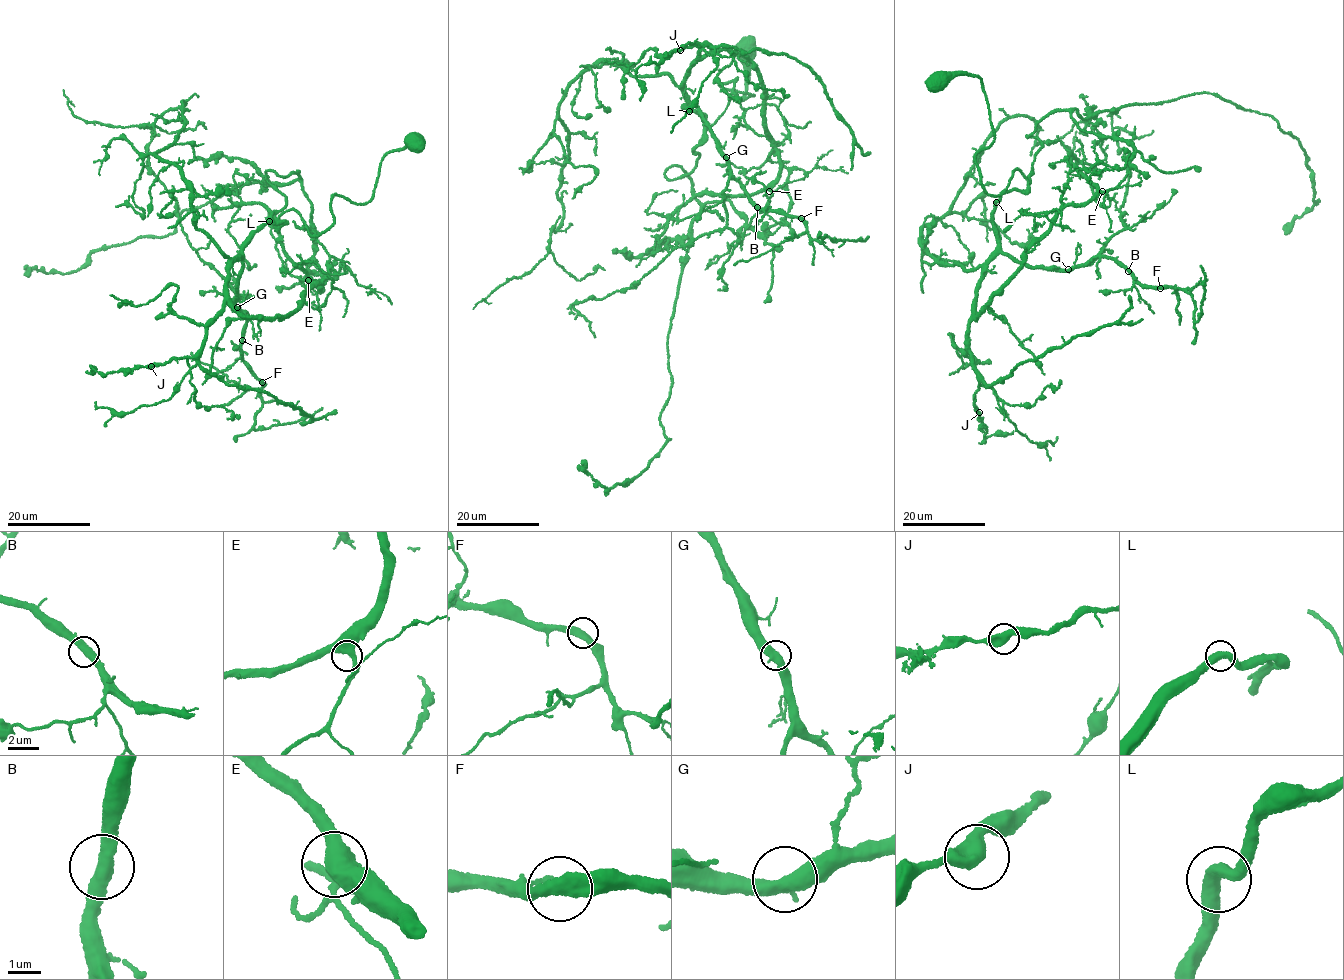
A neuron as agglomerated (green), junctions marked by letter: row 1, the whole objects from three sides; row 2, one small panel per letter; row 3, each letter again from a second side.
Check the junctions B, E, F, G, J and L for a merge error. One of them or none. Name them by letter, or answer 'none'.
none

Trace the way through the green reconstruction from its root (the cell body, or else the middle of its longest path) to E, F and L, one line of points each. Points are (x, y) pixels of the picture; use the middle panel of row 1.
E: (745, 48), (754, 94), (720, 85), (699, 144), (685, 105), (700, 59), (754, 62), (769, 191)
F: (745, 48), (737, 100), (754, 94), (720, 85), (737, 79), (699, 144), (685, 106), (749, 200), (801, 218)
L: (745, 48), (752, 51), (737, 100), (754, 94), (720, 85), (737, 79), (699, 144), (703, 121), (690, 111)

